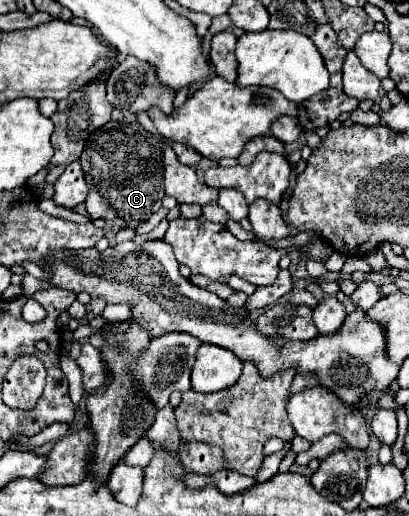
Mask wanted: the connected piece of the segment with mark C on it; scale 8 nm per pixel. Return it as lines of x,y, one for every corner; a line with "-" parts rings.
131,119
129,123
109,121
103,129
97,129
89,137
79,161
89,183
85,205
91,219
103,219
117,229
135,229
159,211
165,197
163,143
153,133
145,131
137,119

